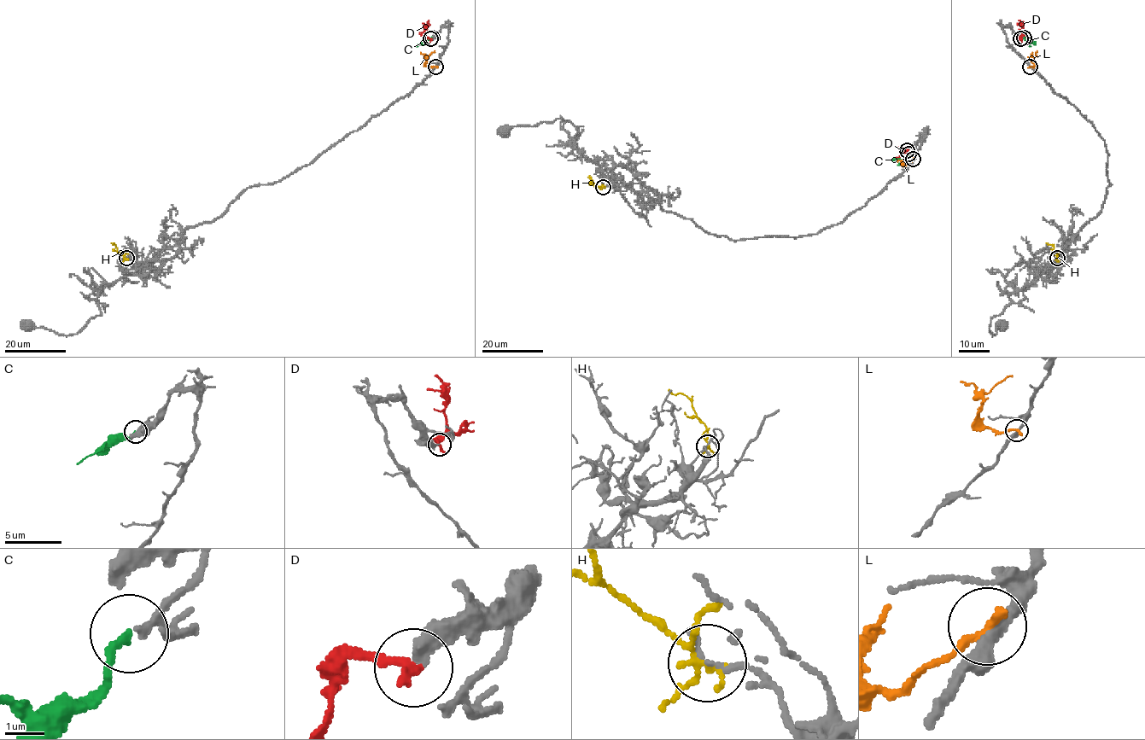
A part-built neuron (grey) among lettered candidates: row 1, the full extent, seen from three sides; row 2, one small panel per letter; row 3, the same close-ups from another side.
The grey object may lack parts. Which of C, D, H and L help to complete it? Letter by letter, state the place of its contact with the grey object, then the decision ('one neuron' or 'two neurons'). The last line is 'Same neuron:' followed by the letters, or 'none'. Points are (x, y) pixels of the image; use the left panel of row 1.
C: contact (432, 37); one neuron
D: contact (430, 38); one neuron
H: contact (126, 258); two neurons
L: contact (435, 67); two neurons
Same neuron: C, D

